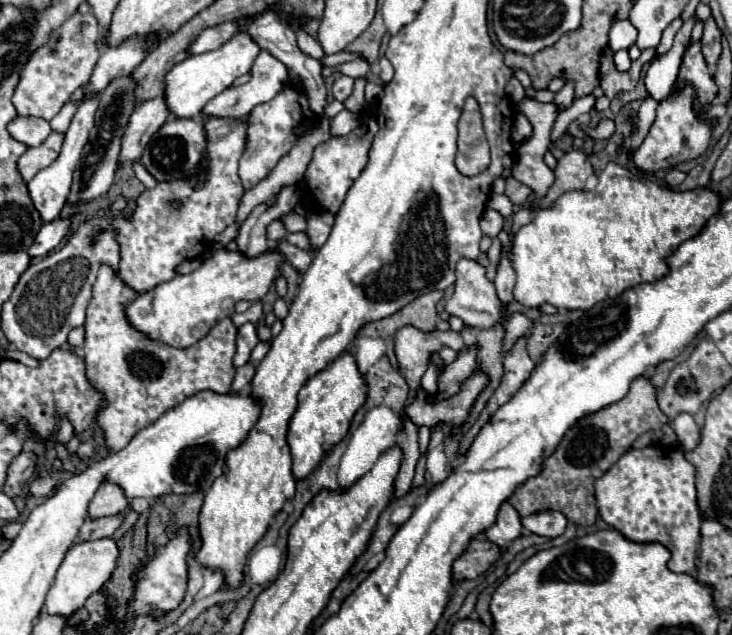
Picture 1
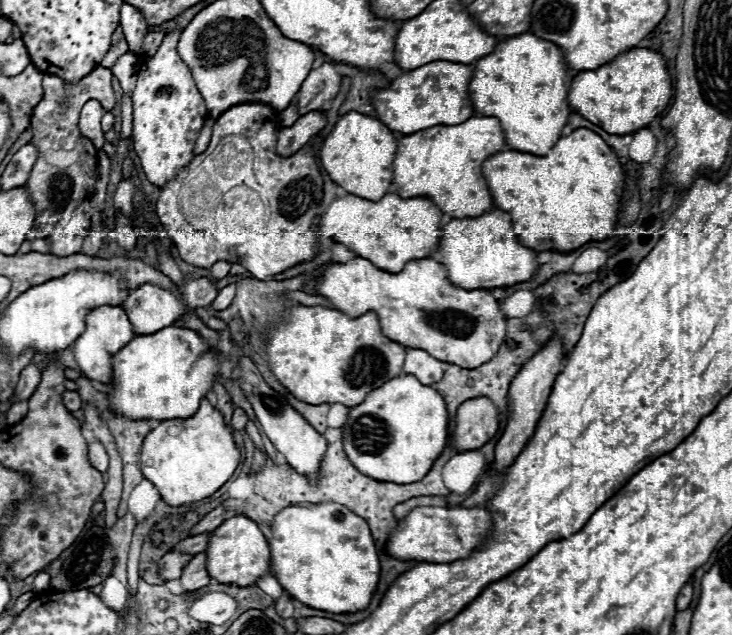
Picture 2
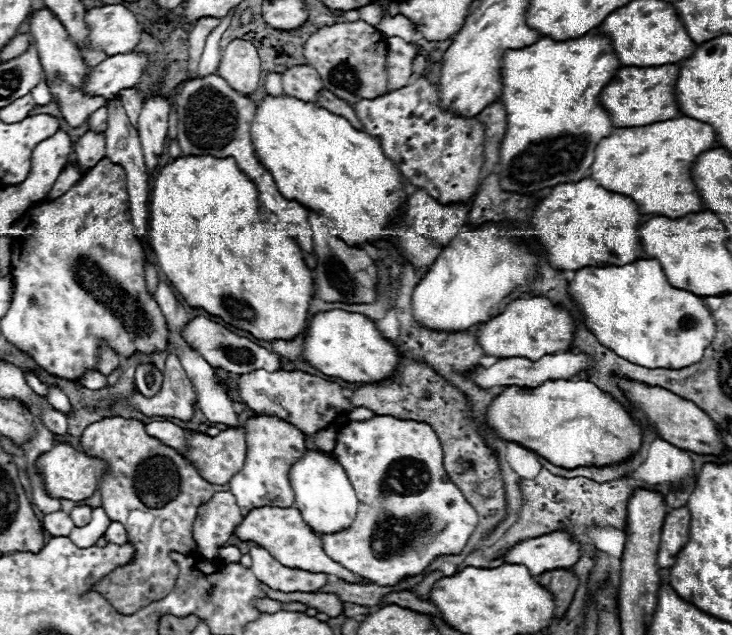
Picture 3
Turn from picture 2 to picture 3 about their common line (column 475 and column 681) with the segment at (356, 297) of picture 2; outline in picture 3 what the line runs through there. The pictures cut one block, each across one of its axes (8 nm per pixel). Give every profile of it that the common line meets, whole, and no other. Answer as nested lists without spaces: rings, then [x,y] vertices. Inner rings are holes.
[[[636,260],[632,264],[606,266],[606,268],[594,268],[594,266],[580,268],[574,280],[568,282],[568,292],[578,304],[578,310],[582,312],[584,322],[594,332],[594,336],[606,348],[614,350],[620,358],[634,362],[638,366],[646,368],[658,366],[672,370],[682,366],[692,366],[694,362],[702,360],[706,346],[710,346],[716,334],[714,316],[706,308],[704,298],[670,286],[658,260]]]

